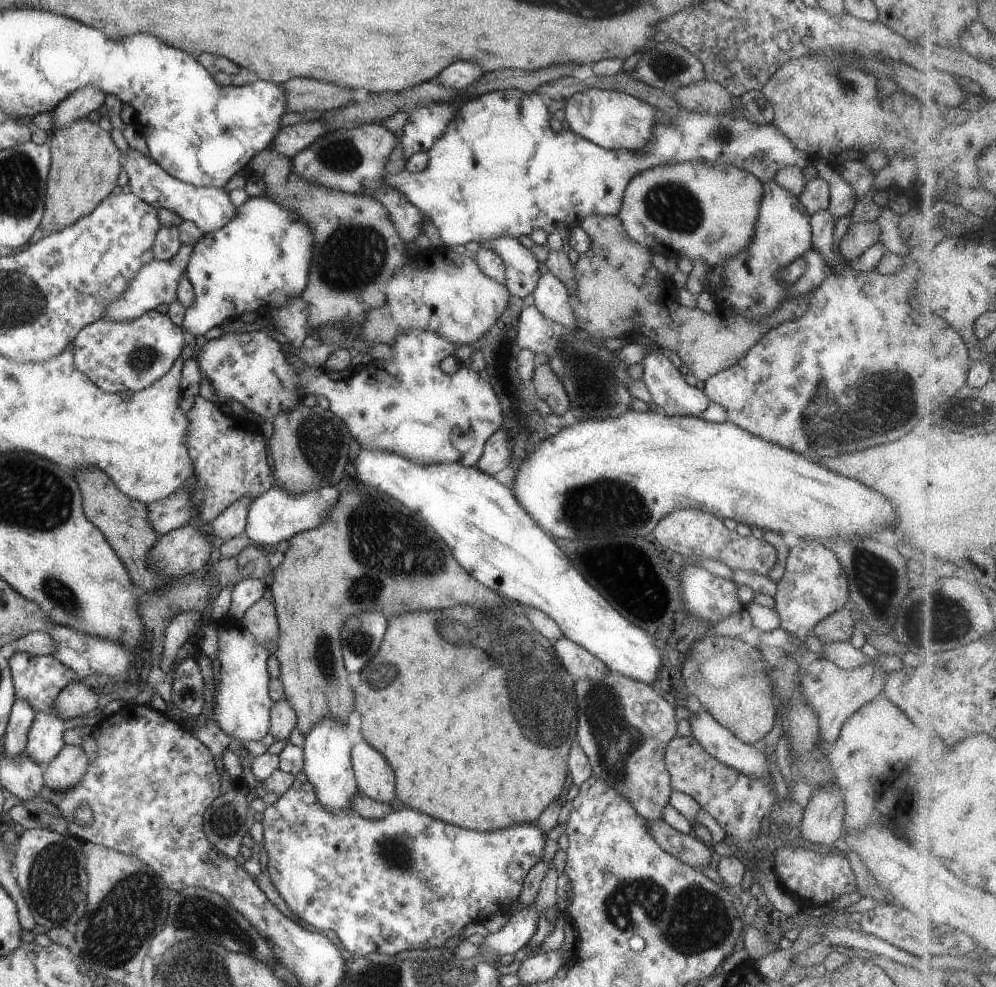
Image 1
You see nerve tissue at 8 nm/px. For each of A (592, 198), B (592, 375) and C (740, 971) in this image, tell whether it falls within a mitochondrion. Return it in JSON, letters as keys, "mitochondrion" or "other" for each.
{"A":"other","B":"mitochondrion","C":"other"}

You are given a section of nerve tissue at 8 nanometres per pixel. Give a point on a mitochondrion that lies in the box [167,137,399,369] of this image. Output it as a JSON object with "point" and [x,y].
{"point":[353,257]}

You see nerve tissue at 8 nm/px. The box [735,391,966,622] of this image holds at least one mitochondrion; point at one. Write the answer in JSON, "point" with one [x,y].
{"point":[877,578]}

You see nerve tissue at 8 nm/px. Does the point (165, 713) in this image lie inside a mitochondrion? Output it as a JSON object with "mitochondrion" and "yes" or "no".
{"mitochondrion":"no"}

